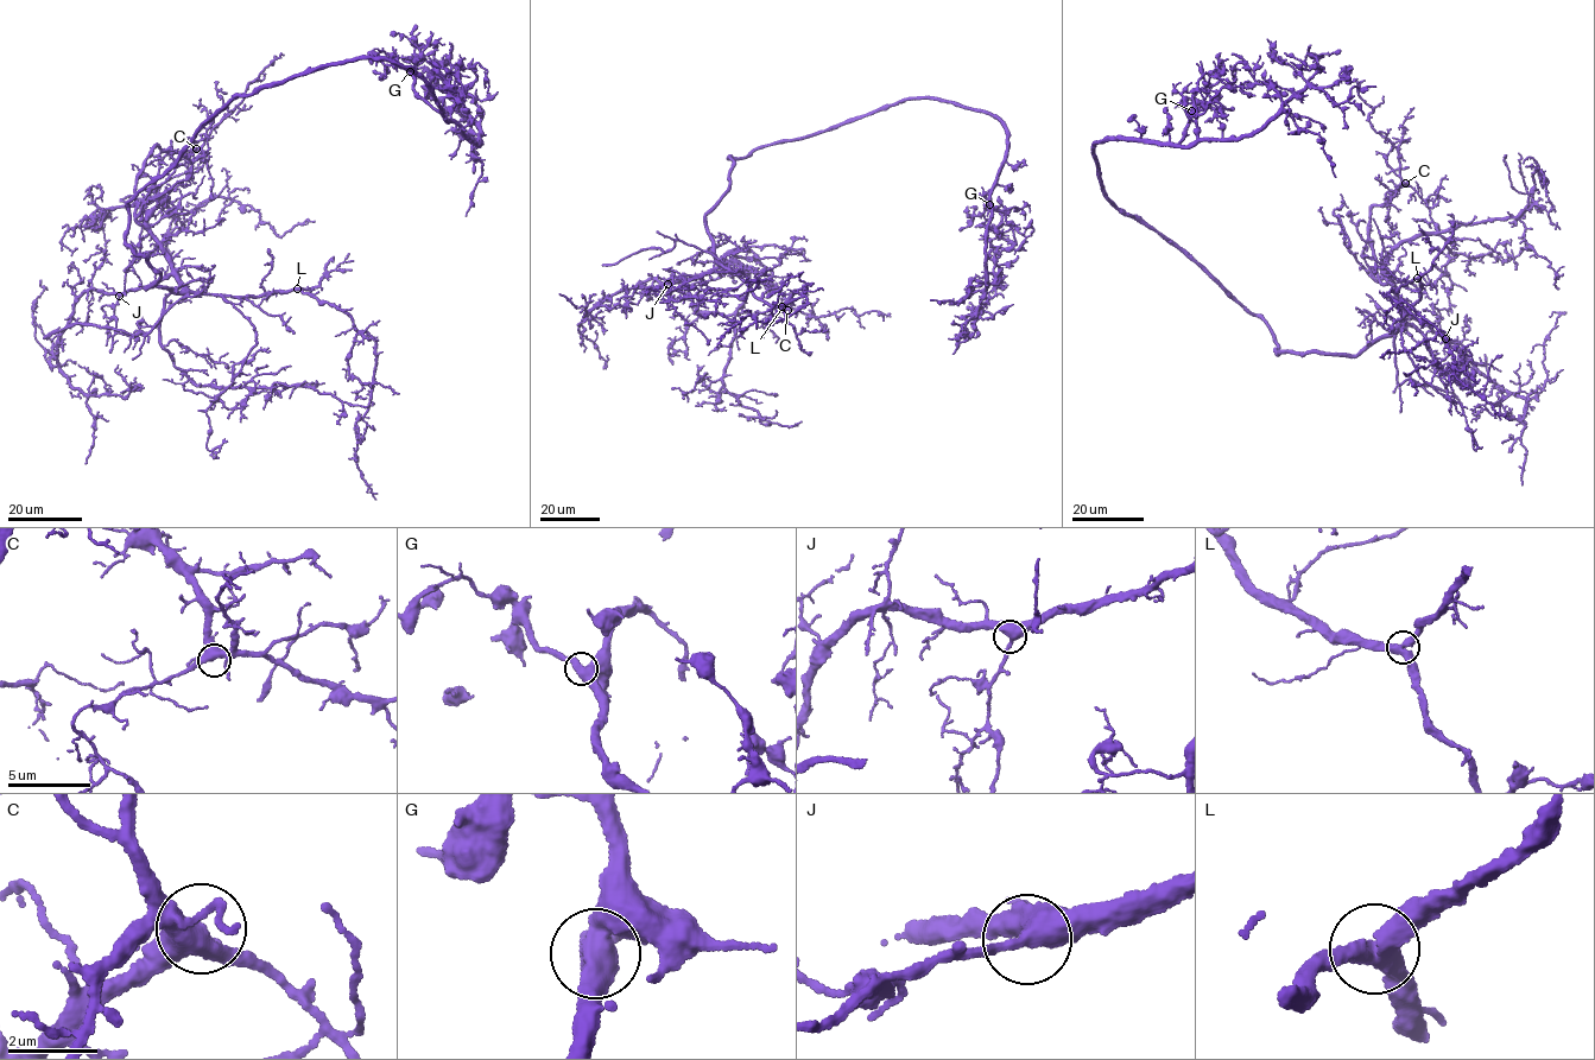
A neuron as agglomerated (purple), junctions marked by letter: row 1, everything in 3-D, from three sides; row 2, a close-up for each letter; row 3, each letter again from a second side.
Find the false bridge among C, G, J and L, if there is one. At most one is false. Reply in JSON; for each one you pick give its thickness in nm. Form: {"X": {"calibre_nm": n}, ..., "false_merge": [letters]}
{"false_merge": []}

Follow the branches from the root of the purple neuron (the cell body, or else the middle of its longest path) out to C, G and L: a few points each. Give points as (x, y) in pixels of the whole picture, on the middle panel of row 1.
C: (782, 141), (729, 157), (729, 186), (704, 221), (717, 265), (726, 268), (726, 254), (758, 261), (787, 310)
G: (782, 141), (812, 135), (921, 97), (985, 110), (1005, 127), (1007, 144), (997, 184), (985, 195), (989, 204)
L: (782, 141), (746, 157), (729, 157), (734, 163), (729, 186), (704, 221), (714, 258), (757, 297), (782, 306)

